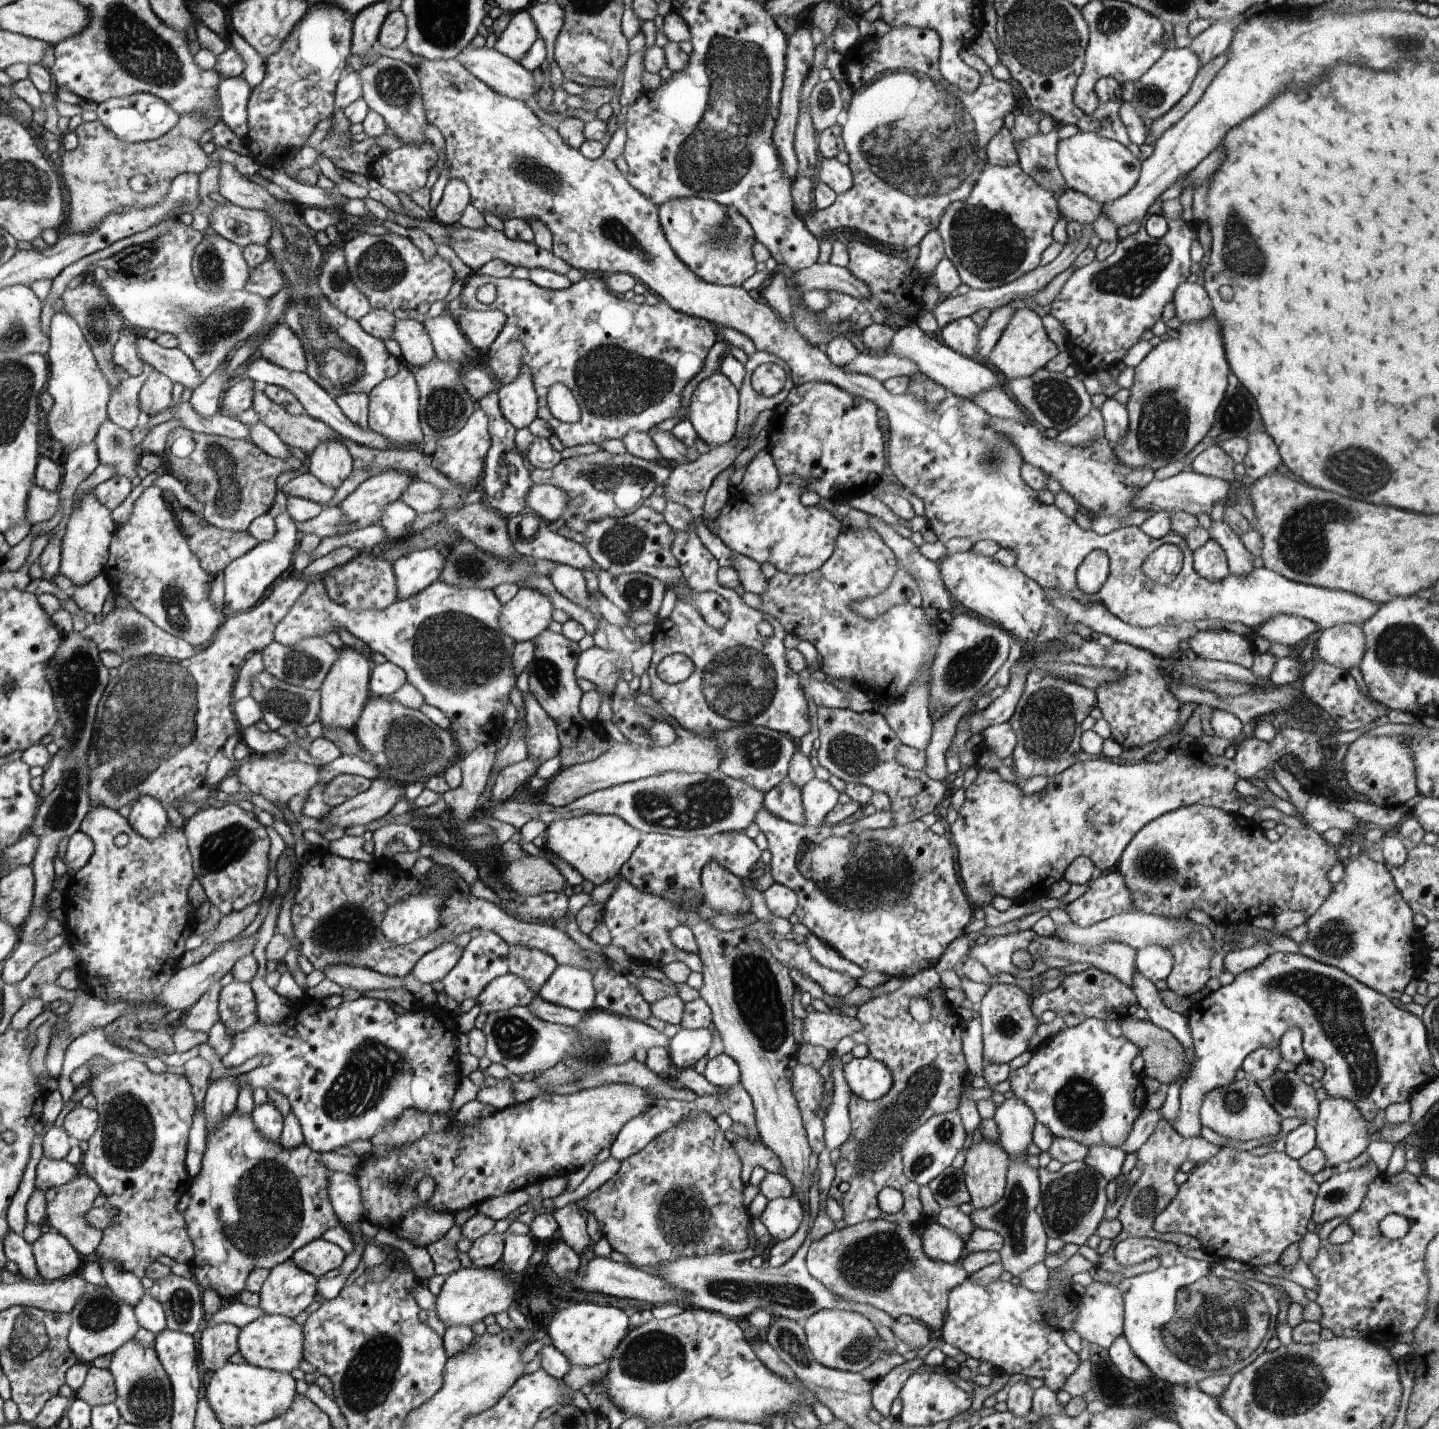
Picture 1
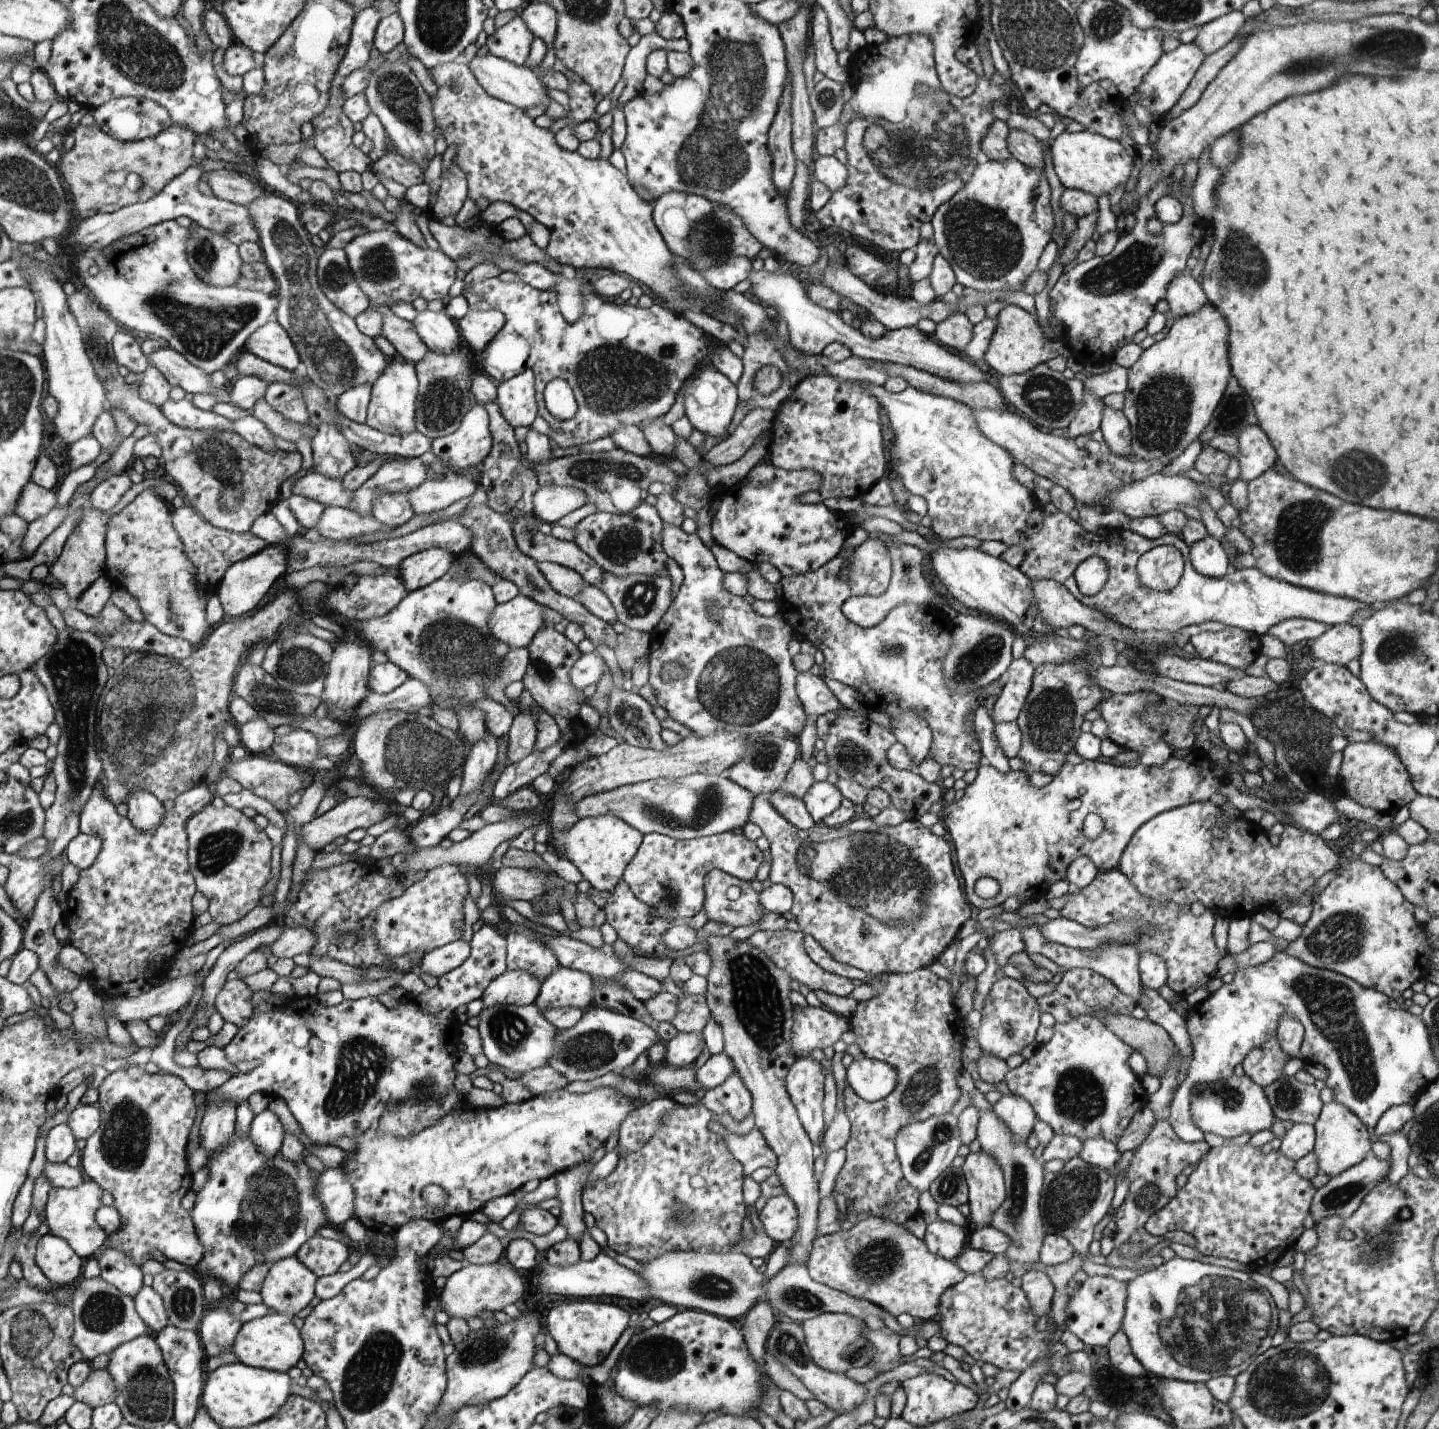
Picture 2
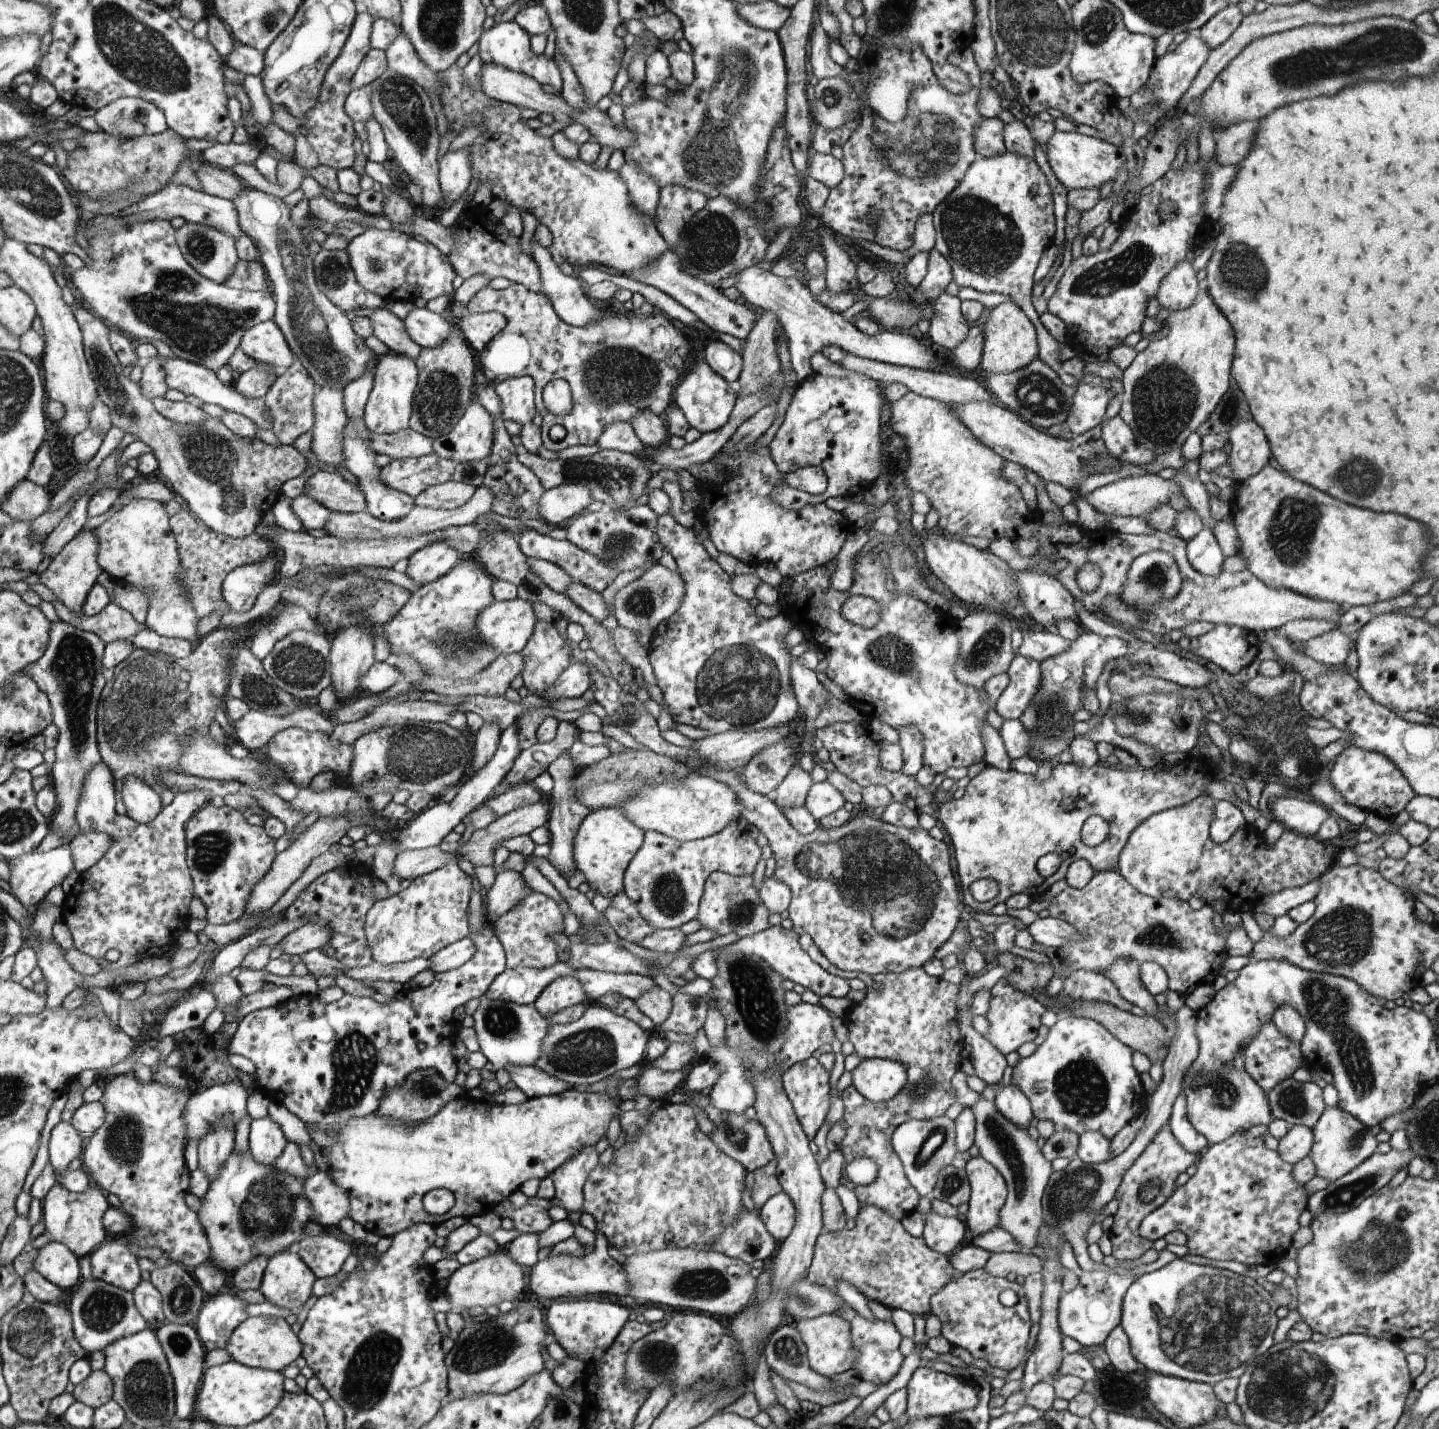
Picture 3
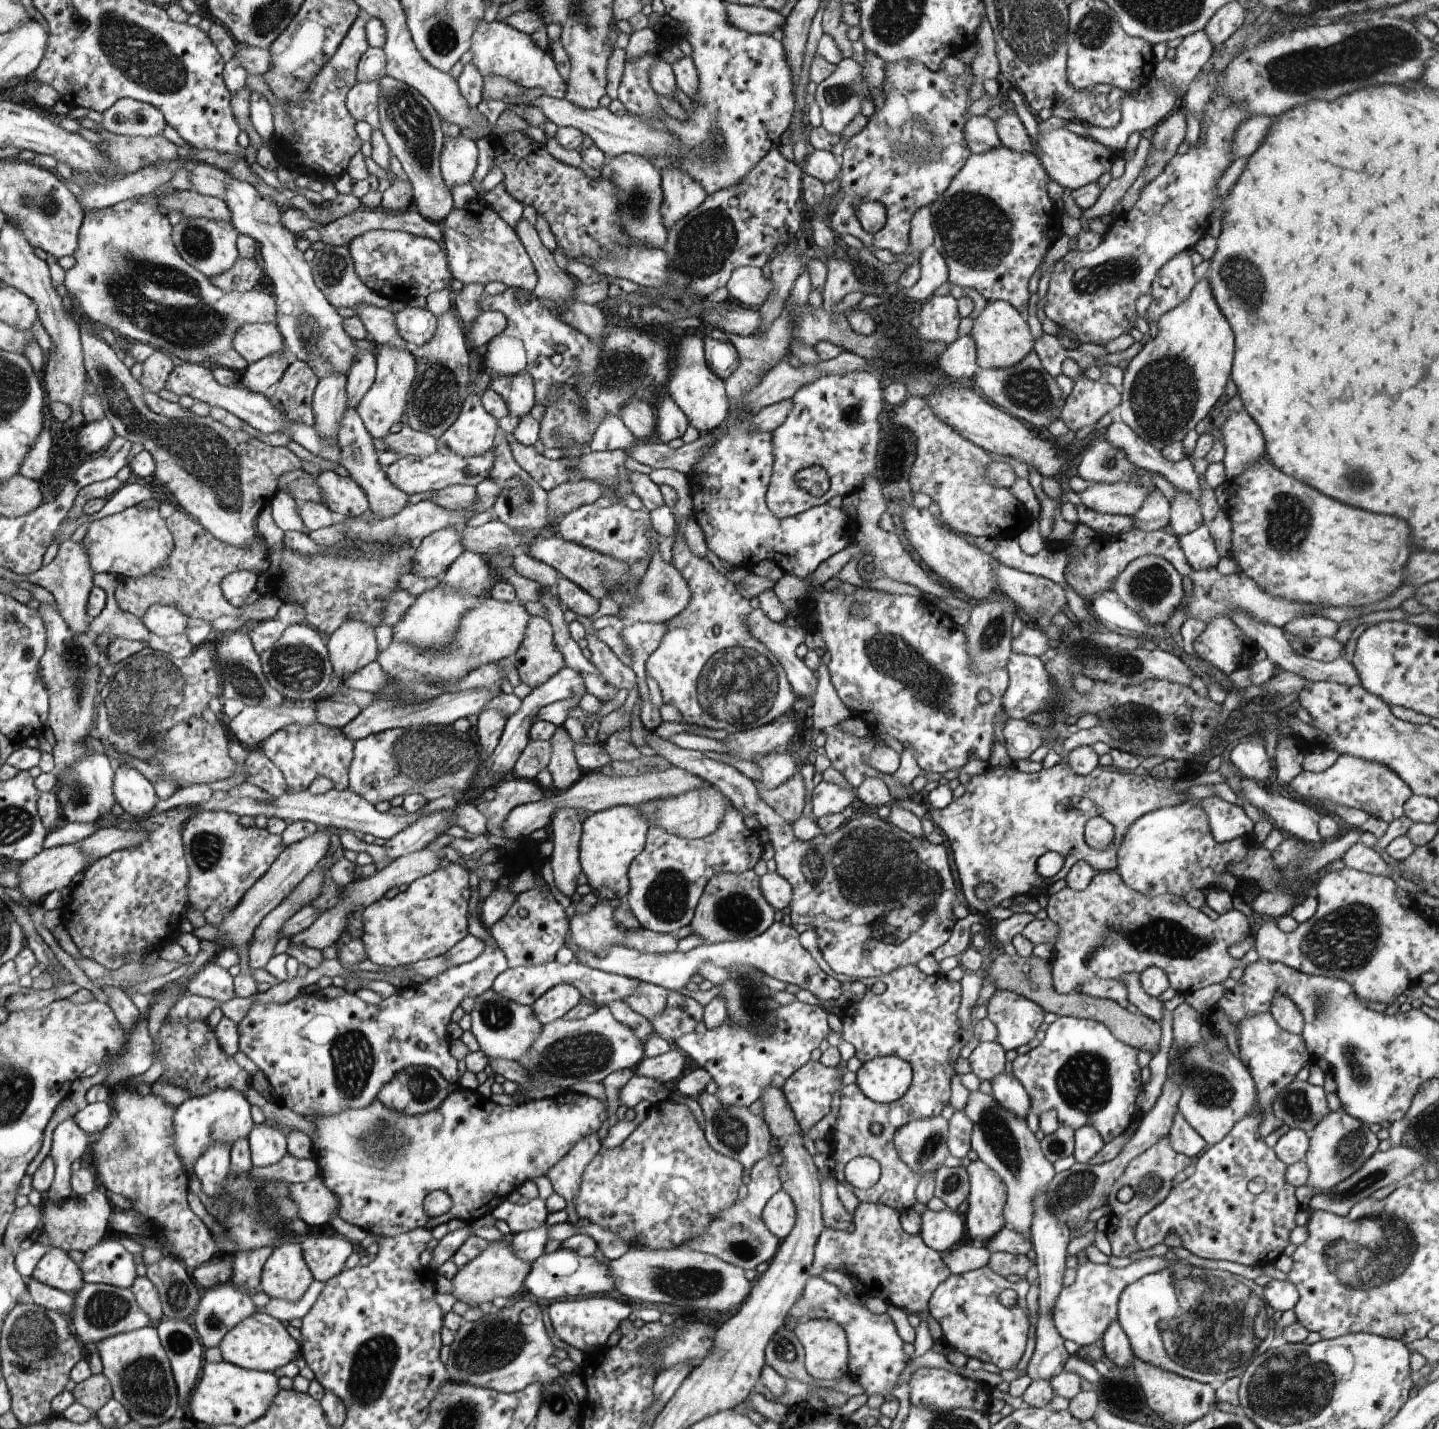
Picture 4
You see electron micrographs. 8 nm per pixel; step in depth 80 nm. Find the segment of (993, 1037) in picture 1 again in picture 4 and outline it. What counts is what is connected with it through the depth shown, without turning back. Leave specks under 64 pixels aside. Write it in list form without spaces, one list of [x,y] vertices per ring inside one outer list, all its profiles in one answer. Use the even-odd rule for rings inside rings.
[[[1116,870],[1097,872],[1084,890],[1072,890],[1067,886],[1048,897],[1047,918],[1059,928],[1051,959],[1053,986],[1059,994],[1071,993],[1079,984],[1094,977],[1118,979],[1127,970],[1140,974],[1150,965],[1164,969],[1169,986],[1174,990],[1189,993],[1214,983],[1223,983],[1233,968],[1244,970],[1248,966],[1232,958],[1228,952],[1229,946],[1250,935],[1251,927],[1240,912],[1230,911],[1217,920],[1211,920],[1202,910],[1190,907],[1185,898],[1170,893],[1147,897],[1130,888]],[[998,989],[988,1003],[987,1017],[996,1026],[996,1041],[1006,1052],[1038,1041],[1042,1014],[1040,1005],[1014,991]]]

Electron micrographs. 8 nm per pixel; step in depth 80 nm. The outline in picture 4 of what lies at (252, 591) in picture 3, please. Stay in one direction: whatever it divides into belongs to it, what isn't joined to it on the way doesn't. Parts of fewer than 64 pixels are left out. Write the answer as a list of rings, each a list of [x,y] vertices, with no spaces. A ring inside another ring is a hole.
[[[248,569],[231,572],[220,583],[222,594],[238,609],[246,604],[246,598],[252,594],[252,591],[256,591],[257,580],[258,573]]]

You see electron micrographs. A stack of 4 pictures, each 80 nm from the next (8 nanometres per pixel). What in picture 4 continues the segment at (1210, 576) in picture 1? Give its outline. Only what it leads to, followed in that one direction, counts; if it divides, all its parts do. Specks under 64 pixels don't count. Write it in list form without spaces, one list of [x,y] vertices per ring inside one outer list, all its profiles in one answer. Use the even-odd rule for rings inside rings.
[[[1209,524],[1200,525],[1194,532],[1181,536],[1180,544],[1193,569],[1216,568],[1221,559]]]

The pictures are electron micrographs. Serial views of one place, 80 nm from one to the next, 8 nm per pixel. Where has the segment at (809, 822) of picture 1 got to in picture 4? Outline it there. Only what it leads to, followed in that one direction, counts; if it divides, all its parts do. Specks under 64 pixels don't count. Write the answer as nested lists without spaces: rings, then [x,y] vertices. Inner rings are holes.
[[[821,781],[812,789],[812,817],[817,820],[832,813],[842,813],[846,806],[853,806],[856,801],[854,788]]]

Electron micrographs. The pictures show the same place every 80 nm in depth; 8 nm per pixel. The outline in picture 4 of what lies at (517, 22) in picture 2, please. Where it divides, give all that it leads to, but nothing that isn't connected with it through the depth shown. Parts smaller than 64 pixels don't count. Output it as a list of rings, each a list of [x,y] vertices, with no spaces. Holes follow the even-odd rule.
[[[495,20],[479,23],[473,35],[471,62],[478,67],[483,78],[486,75],[500,75],[521,84],[524,88],[543,88],[544,95],[557,99],[566,97],[567,85],[556,68],[556,63],[548,50],[542,50],[532,42],[532,37],[524,31],[509,25],[506,21]]]

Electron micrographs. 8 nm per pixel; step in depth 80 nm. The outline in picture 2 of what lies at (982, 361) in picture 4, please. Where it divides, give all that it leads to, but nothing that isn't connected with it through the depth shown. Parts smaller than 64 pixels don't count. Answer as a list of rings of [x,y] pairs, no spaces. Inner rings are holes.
[[[1009,305],[998,314],[998,326],[989,342],[982,365],[995,375],[1017,375],[1032,370],[1039,364],[1046,363],[1060,354],[1056,341],[1049,341],[1038,324],[1035,315],[1018,305]]]

